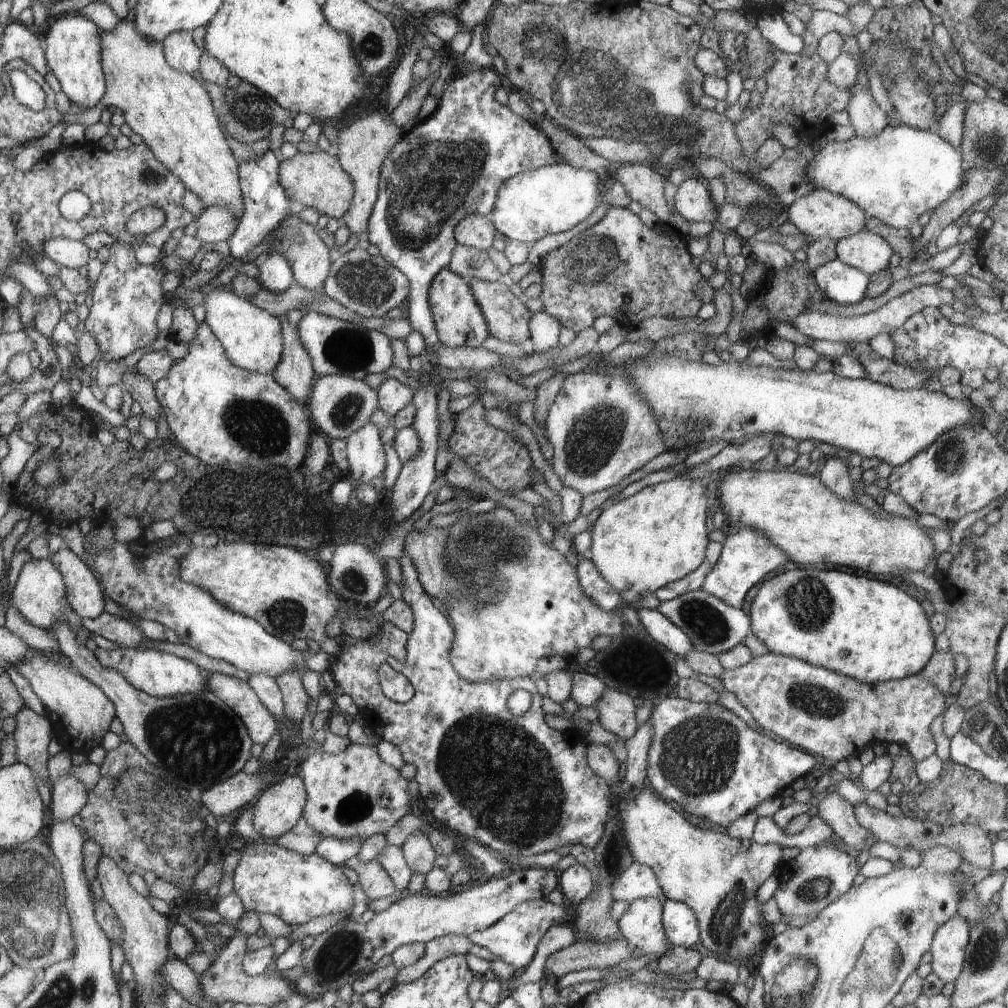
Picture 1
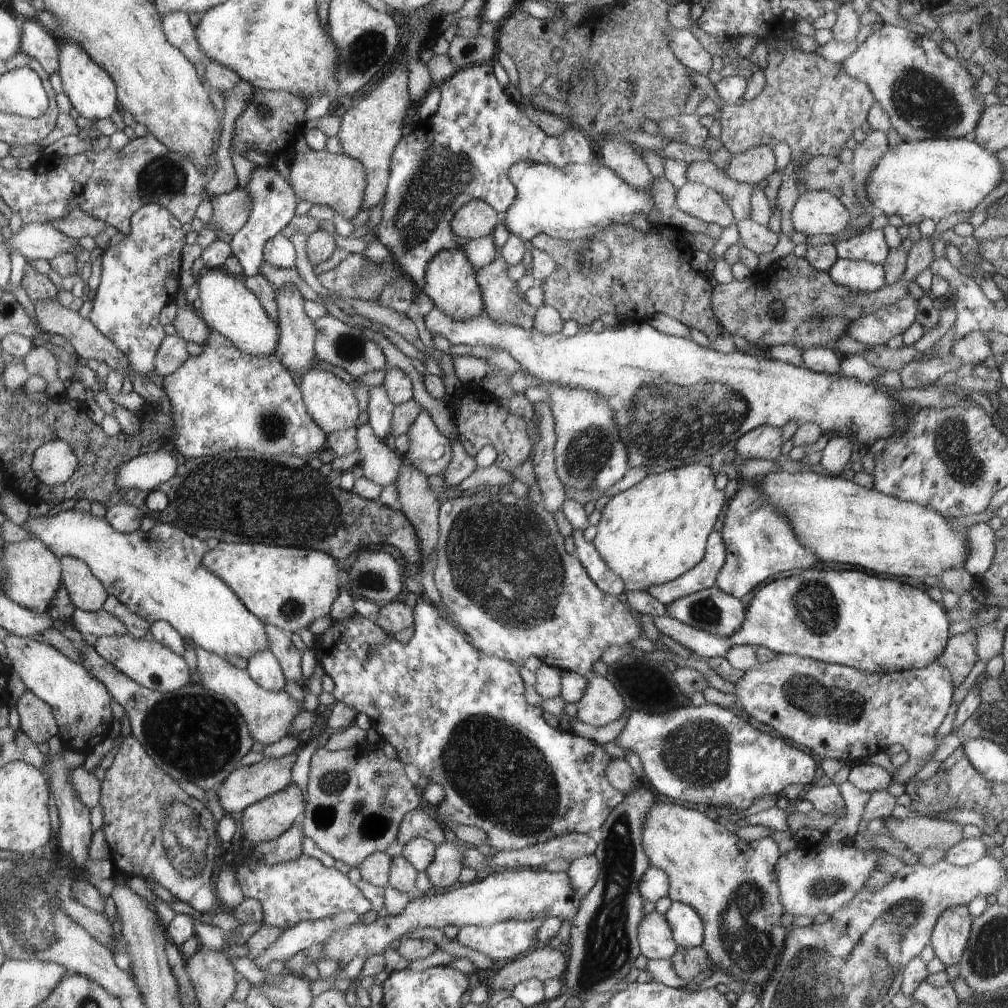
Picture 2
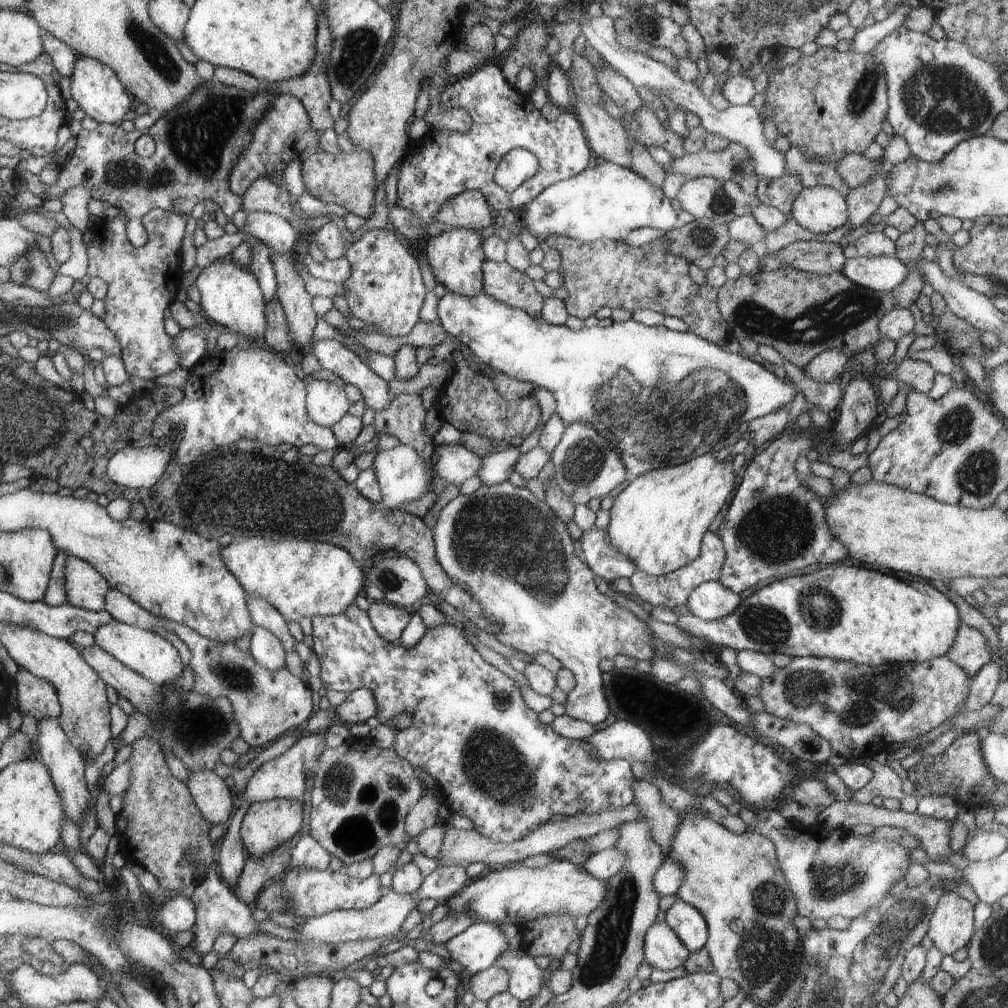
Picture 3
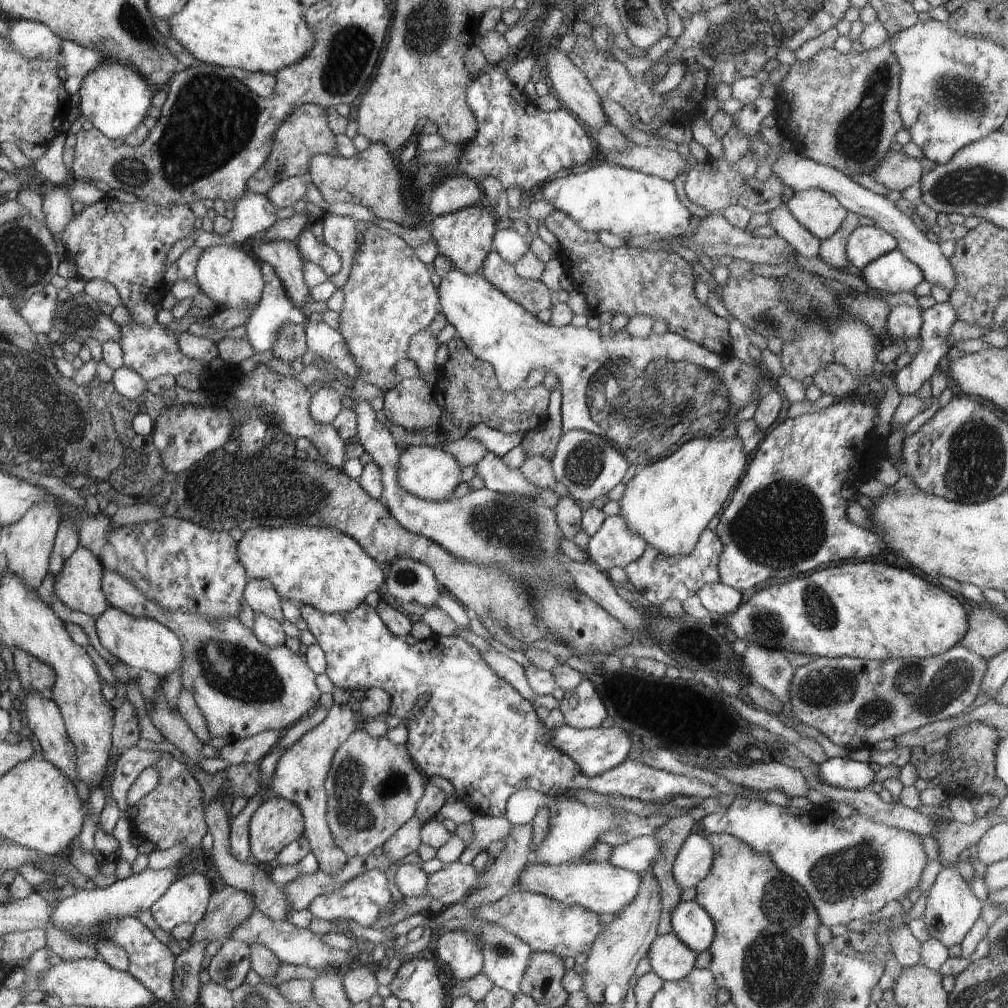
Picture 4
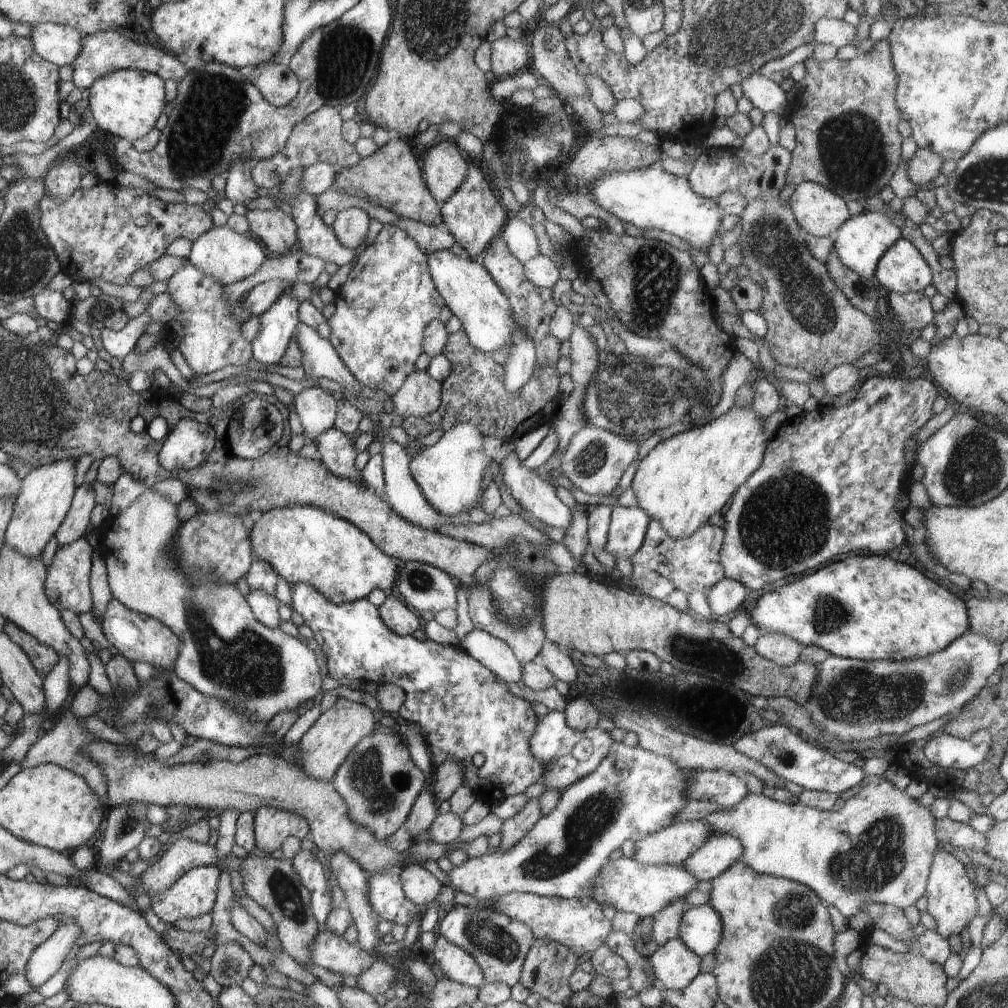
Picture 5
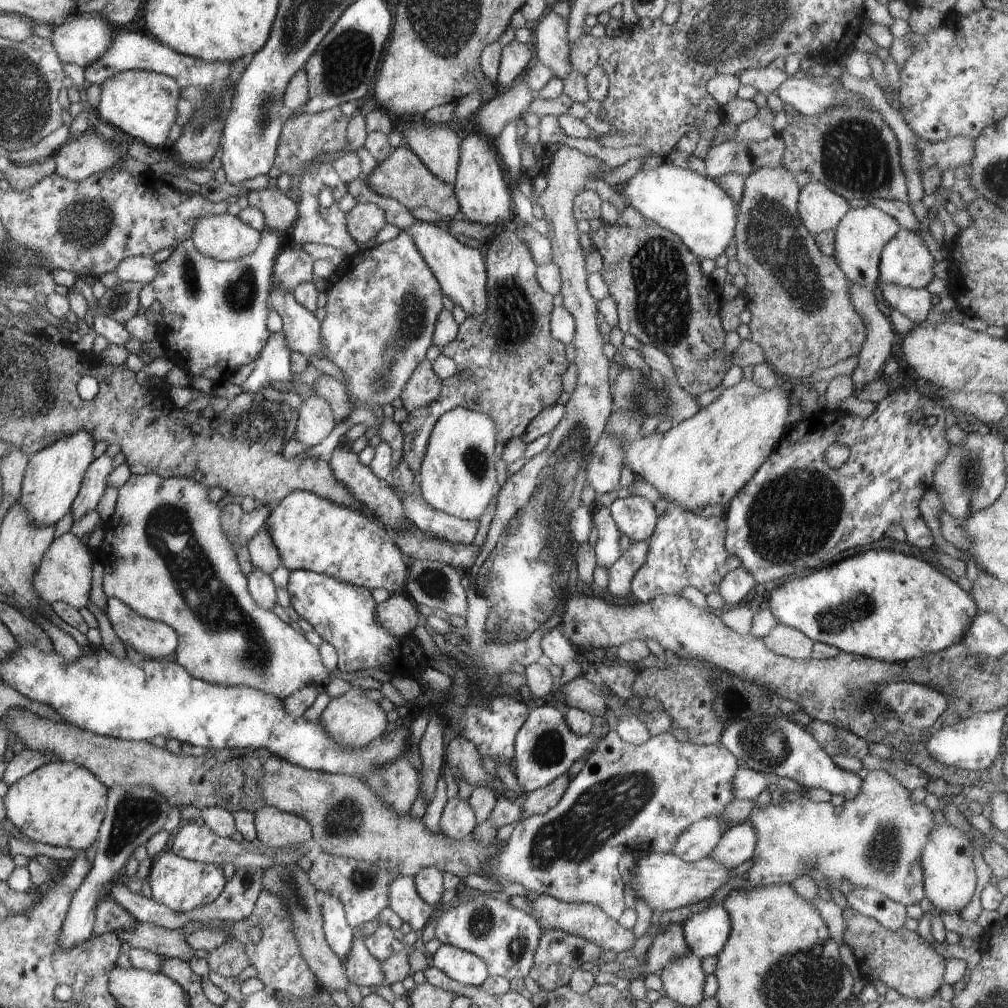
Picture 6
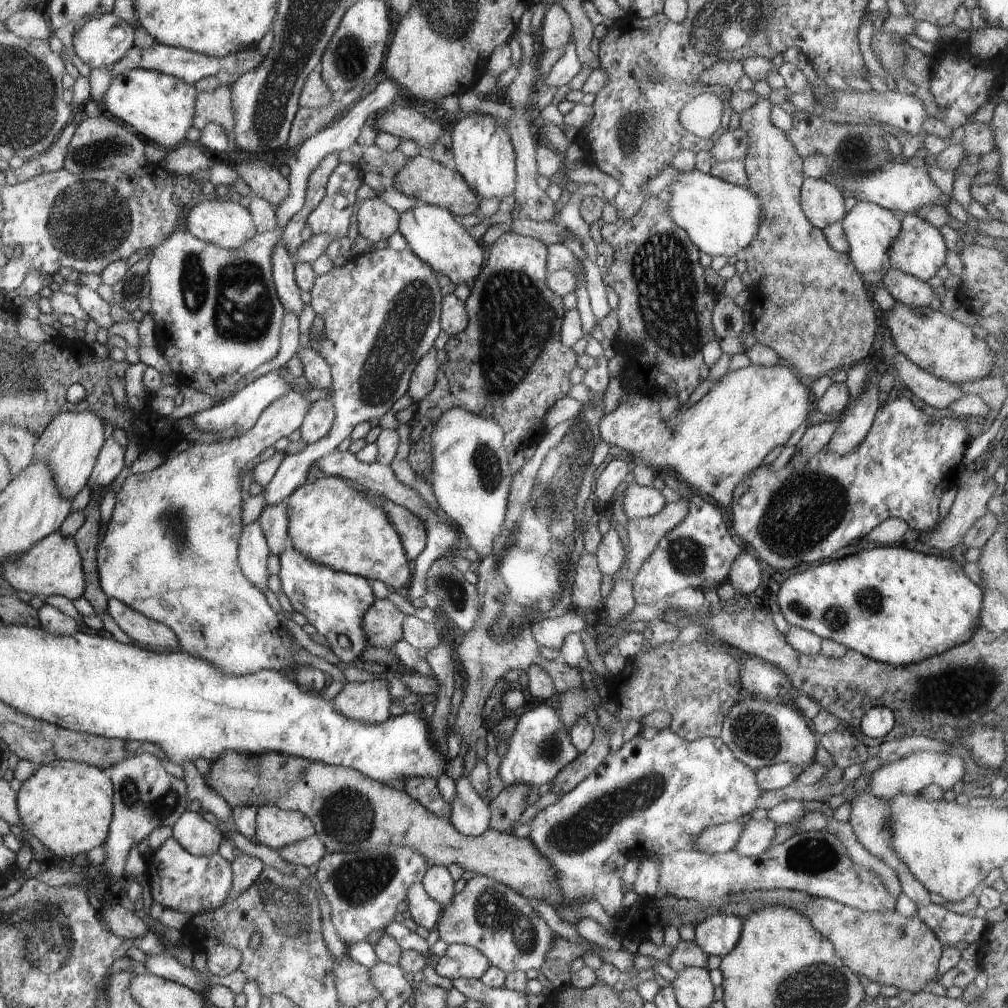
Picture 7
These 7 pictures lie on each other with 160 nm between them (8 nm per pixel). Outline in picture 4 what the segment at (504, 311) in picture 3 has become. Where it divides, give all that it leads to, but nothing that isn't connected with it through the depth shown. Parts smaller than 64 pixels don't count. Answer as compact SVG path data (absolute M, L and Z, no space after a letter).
M452 267L442 278L438 289L446 320L456 328L458 336L466 342L476 358L492 364L502 391L514 392L525 387L533 371L552 372L560 380L562 392L562 434L574 429L596 434L608 440L631 464L638 464L639 468L647 466L650 461L666 458L692 438L720 436L724 428L730 426L728 422L736 416L736 412L741 412L752 402L760 403L760 378L772 382L771 376L760 370L758 362L752 366L734 355L720 356L674 332L667 331L662 336L651 333L648 338L632 338L623 329L606 337L599 330L587 327L568 325L556 328L552 324L544 324L494 284L490 284L482 274L468 276Z

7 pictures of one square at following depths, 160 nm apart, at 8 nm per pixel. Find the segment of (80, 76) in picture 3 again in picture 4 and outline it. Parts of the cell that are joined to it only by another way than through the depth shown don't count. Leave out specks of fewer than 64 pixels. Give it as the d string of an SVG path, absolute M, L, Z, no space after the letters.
M111 61L100 64L100 68L92 70L82 82L80 95L80 112L90 120L96 129L100 129L106 137L114 140L125 140L148 116L148 108L152 104L150 82L142 72L138 74L134 68L126 64Z

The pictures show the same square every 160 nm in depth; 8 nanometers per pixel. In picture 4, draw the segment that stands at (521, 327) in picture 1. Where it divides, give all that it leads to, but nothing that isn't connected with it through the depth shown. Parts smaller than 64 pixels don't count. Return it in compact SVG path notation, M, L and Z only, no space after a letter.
M494 250L486 256L481 274L513 302L536 316L540 322L549 324L555 303L554 292L541 281L528 281L517 276L513 264L508 264Z

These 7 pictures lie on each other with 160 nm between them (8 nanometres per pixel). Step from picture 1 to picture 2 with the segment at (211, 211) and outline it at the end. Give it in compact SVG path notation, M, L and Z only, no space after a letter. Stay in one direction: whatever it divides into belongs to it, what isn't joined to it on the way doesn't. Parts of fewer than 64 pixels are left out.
M237 187L232 192L211 198L213 217L204 225L206 229L222 230L226 234L238 232L247 223L251 209L251 198L246 189Z

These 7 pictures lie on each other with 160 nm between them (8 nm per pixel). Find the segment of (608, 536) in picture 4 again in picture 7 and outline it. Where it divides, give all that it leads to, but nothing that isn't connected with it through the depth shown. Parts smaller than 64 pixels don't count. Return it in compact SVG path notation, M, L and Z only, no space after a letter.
M634 482L626 485L624 496L626 498L624 498L622 510L624 510L624 514L628 516L629 520L632 520L632 518L655 516L667 504L661 490L653 487L639 486Z

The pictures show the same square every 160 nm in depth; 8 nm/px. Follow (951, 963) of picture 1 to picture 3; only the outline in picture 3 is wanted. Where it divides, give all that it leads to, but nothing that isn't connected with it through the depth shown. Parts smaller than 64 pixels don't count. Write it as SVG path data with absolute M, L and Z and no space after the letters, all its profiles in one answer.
M953 891L945 892L929 920L928 938L943 955L964 948L975 933L973 905Z

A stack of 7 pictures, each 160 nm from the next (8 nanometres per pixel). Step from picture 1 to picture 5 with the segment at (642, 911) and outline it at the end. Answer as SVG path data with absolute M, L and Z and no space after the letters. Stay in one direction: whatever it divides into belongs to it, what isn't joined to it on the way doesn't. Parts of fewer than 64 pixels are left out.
M679 937L668 939L648 959L653 966L653 975L667 989L686 988L701 972L701 956L692 952Z

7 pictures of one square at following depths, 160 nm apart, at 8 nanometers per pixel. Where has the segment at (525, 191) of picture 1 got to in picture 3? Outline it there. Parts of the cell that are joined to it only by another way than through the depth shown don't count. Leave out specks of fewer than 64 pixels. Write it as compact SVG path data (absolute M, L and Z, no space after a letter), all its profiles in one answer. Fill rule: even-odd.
M512 148L502 157L493 179L499 187L510 191L534 177L539 168L539 160L533 152L526 148ZM601 160L594 168L586 167L576 176L555 182L542 189L538 196L523 206L524 216L521 223L526 227L529 235L536 240L546 240L552 235L560 235L583 243L593 243L602 239L624 241L626 234L640 227L656 228L665 232L677 227L678 211L674 210L661 188L651 185L638 173L622 168L610 161Z

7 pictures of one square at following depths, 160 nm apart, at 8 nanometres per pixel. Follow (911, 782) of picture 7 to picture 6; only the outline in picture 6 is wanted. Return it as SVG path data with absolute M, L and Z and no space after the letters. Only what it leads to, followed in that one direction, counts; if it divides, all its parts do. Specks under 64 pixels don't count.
M883 770L870 771L866 778L863 778L859 793L853 798L848 799L847 802L842 804L842 813L840 815L833 814L833 808L831 803L817 803L813 800L807 799L802 796L794 801L782 801L777 804L769 803L768 805L760 807L754 805L754 808L749 812L746 822L750 823L756 834L758 835L758 842L753 854L753 864L750 866L748 872L748 882L752 886L758 885L771 885L774 883L792 883L796 878L808 874L812 876L814 881L818 885L825 885L826 888L838 889L842 880L848 880L852 883L853 887L872 889L878 891L880 894L886 896L894 902L903 904L905 907L910 904L919 904L920 900L925 897L925 888L923 885L923 868L921 865L921 856L923 848L926 846L927 840L931 831L933 831L937 825L936 822L914 822L914 816L912 816L912 800L910 800L911 791L908 790L903 783L901 783L896 777L893 777L889 772Z

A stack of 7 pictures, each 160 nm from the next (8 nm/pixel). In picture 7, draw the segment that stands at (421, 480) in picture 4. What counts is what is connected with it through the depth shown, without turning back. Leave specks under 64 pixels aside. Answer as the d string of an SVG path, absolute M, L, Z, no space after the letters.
M452 408L446 412L433 432L433 471L427 482L434 490L440 508L468 540L480 558L492 552L494 538L502 536L508 510L508 496L514 480L510 458L504 448L504 432L492 418L484 418L464 410Z

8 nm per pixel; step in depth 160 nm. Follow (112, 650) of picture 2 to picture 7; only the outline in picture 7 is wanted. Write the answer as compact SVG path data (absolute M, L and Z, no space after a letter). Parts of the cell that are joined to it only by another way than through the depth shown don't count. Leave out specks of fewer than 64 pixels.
M109 599L107 612L124 634L142 646L173 651L180 644L177 634L166 624L151 620L120 600Z

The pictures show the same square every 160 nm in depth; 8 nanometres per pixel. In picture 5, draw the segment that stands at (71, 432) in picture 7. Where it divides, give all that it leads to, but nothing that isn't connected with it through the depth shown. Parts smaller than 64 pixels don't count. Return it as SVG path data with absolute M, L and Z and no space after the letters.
M64 459L36 467L23 478L23 486L16 498L13 515L3 538L7 547L17 550L29 559L38 559L41 556L49 540L60 530L69 514L77 490L74 485L75 470L76 460Z

